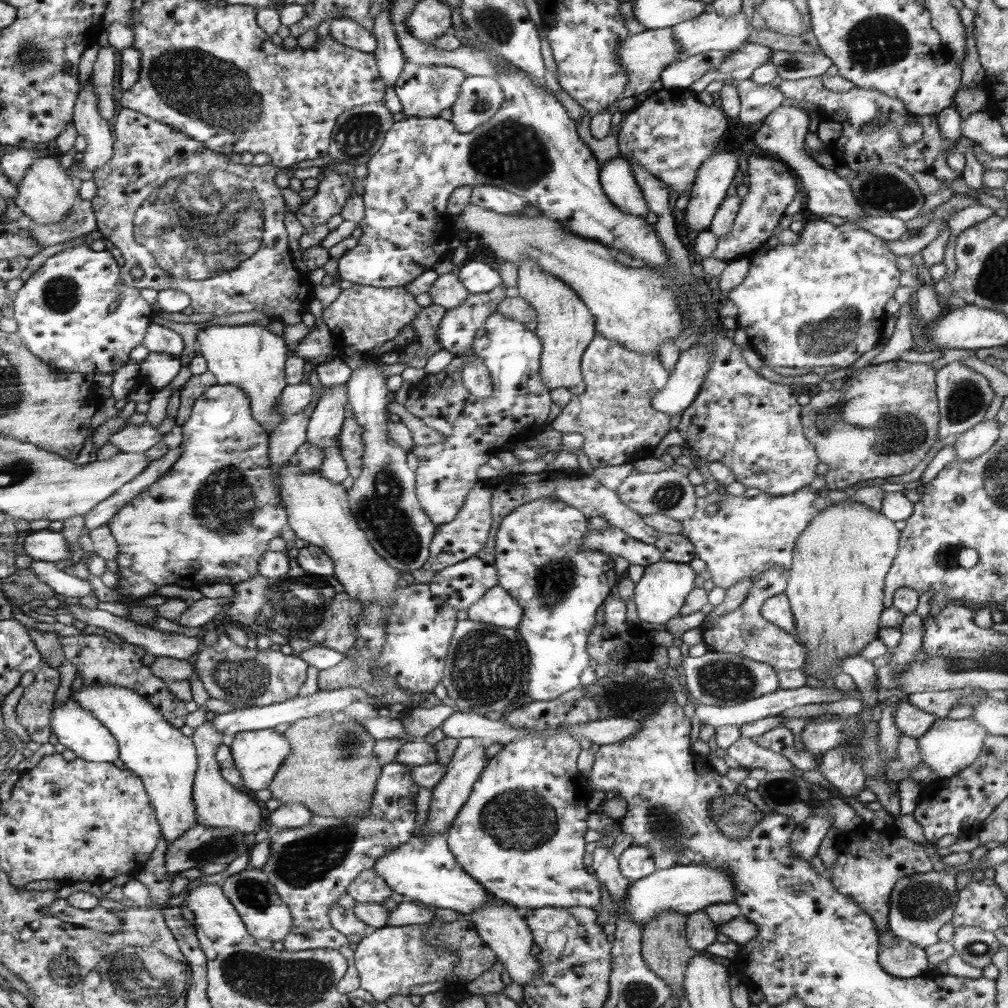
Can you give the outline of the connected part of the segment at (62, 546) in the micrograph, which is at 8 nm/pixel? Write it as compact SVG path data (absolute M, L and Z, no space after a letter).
M50 529L30 531L24 541L24 552L33 560L61 564L69 564L73 553L64 535Z

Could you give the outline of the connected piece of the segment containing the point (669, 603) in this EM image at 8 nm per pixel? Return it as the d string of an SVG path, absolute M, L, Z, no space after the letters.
M659 560L658 563L645 567L642 578L636 583L633 594L637 606L638 618L641 622L651 622L657 625L666 625L670 618L681 614L686 596L694 590L696 572L688 566L688 563L676 561Z

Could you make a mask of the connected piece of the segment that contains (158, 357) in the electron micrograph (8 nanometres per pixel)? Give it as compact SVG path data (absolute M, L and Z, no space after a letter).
M149 352L149 355L140 361L140 378L142 383L150 383L156 391L168 386L178 372L181 364L179 357L171 354Z

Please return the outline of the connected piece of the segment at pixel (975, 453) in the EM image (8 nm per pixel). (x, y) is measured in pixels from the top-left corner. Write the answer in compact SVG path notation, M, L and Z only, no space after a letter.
M983 419L976 426L966 429L956 442L957 458L972 460L988 452L998 440L1000 428L996 420Z

